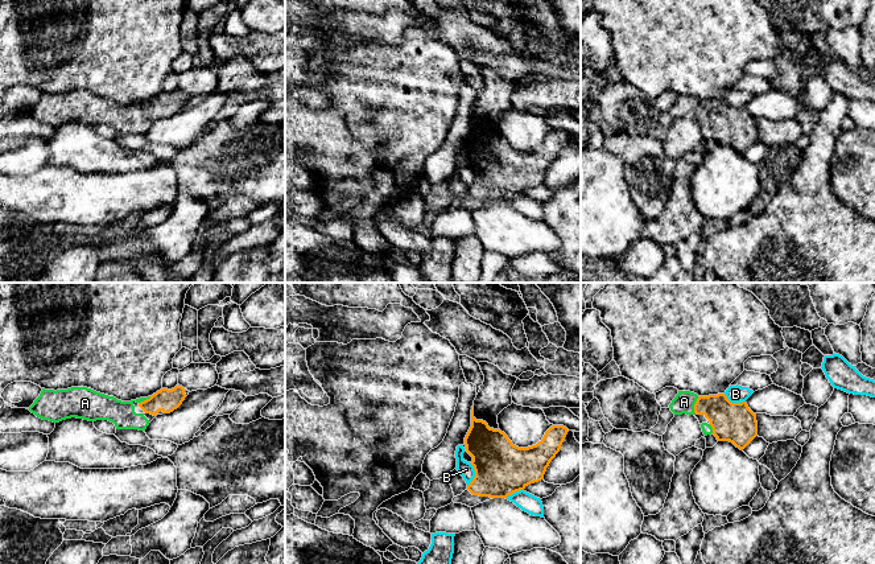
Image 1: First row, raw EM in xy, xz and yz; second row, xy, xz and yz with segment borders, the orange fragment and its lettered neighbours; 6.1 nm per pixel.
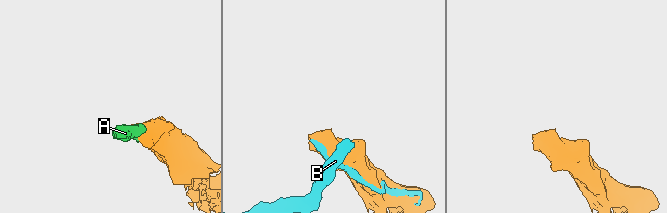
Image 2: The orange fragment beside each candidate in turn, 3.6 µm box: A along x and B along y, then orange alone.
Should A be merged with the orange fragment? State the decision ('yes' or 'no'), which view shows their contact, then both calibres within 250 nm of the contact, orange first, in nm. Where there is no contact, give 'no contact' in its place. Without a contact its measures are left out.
yes | yz | 240/130 nm

